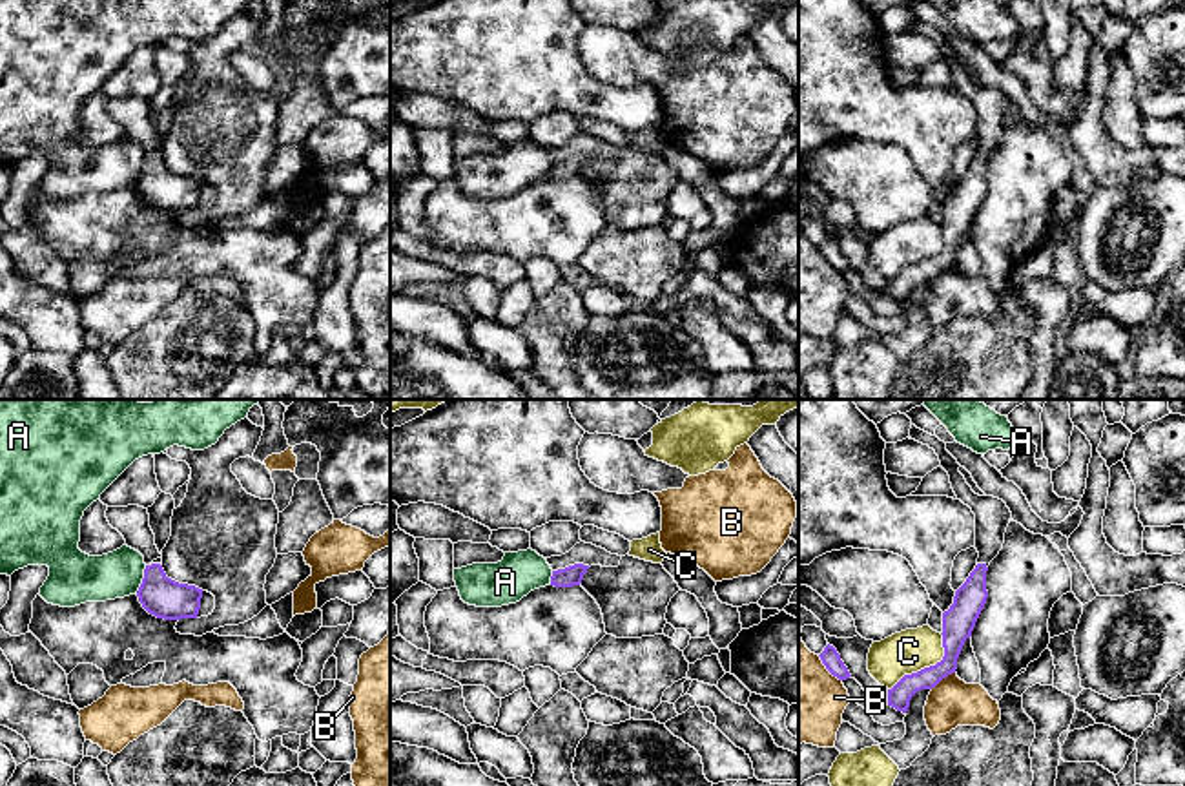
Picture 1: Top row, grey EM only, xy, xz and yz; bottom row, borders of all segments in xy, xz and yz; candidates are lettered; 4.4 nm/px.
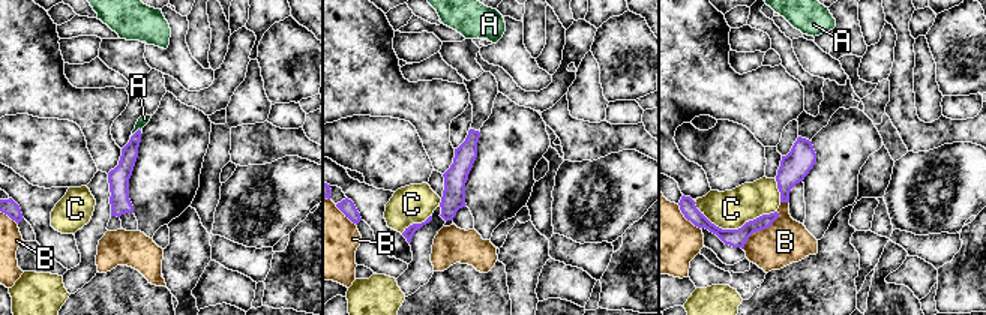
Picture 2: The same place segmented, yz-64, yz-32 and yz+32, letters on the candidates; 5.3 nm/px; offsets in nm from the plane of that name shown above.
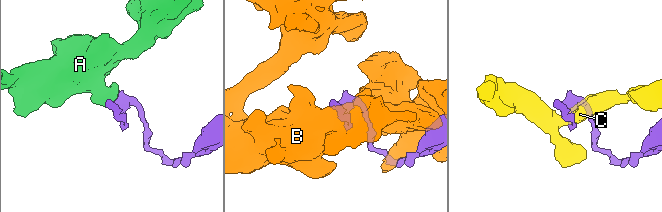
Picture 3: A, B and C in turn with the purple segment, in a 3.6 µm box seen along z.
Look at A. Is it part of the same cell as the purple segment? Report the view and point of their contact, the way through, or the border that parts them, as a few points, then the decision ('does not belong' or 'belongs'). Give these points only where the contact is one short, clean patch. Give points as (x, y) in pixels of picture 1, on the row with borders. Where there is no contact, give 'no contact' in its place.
contact xy (143, 579); border xy (146, 566), (143, 582), (135, 591); does not belong

